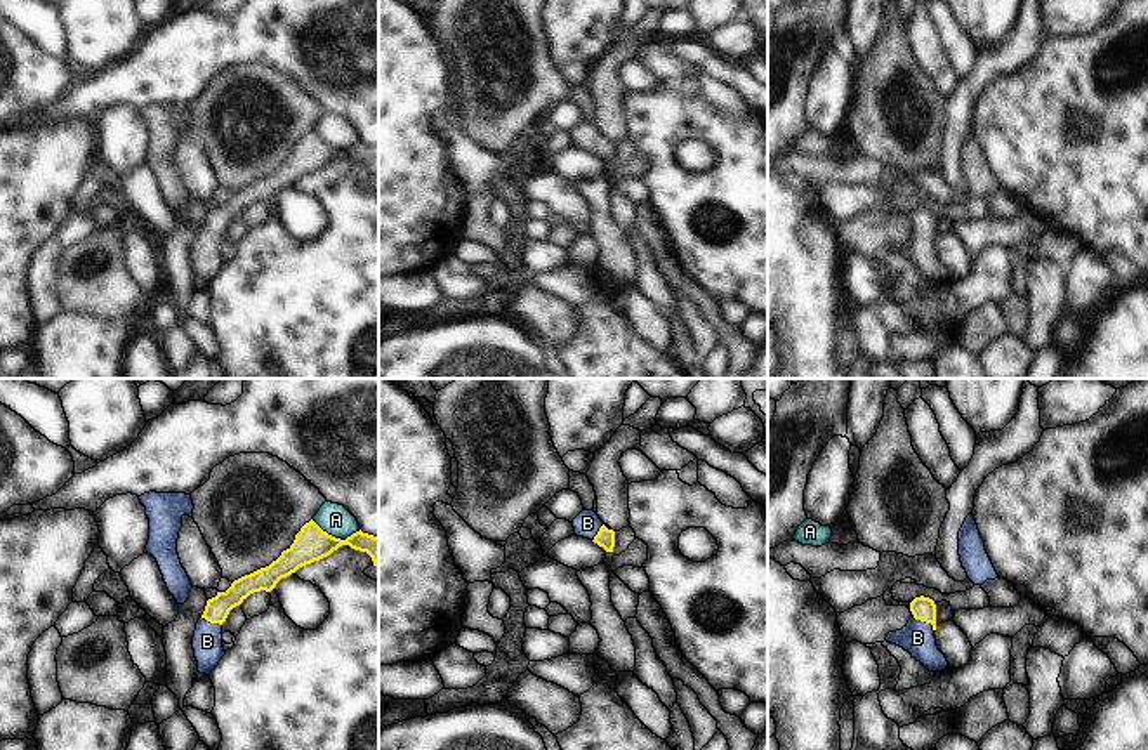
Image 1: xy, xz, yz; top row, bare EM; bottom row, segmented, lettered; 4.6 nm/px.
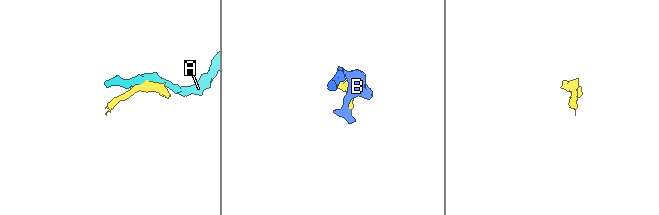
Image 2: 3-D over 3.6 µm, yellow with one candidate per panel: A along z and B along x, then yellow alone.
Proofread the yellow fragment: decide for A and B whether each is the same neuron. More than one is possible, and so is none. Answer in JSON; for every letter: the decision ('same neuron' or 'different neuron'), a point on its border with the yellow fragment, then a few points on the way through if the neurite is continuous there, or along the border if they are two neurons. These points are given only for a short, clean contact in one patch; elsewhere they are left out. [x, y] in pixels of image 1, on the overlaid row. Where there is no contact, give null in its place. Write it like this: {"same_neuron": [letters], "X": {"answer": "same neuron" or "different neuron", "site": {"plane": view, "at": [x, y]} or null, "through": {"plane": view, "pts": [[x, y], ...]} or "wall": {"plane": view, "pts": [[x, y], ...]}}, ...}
{"same_neuron": ["B"], "A": {"answer": "different neuron", "site": {"plane": "xy", "at": [334, 537]}, "wall": {"plane": "xy", "pts": [[311, 519], [341, 539], [360, 530]]}}, "B": {"answer": "same neuron", "site": {"plane": "yz", "at": [924, 620]}, "through": {"plane": "yz", "pts": [[923, 608], [924, 620], [917, 638]]}}}

